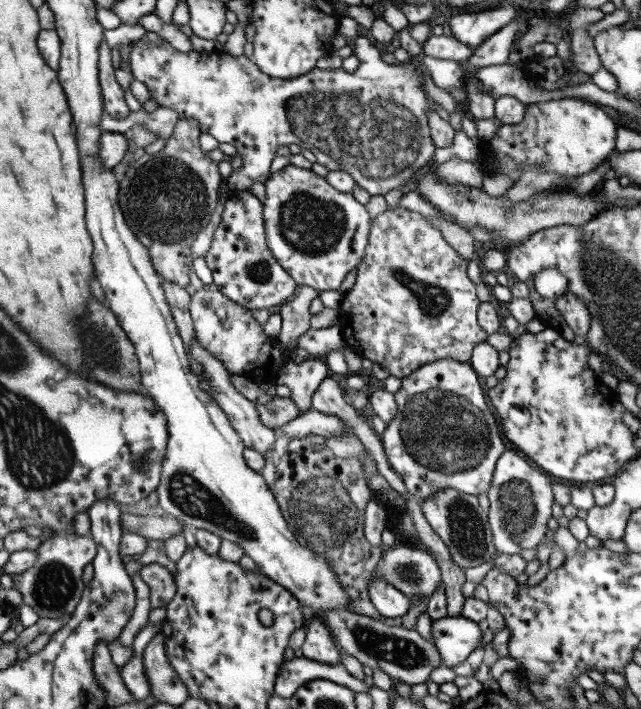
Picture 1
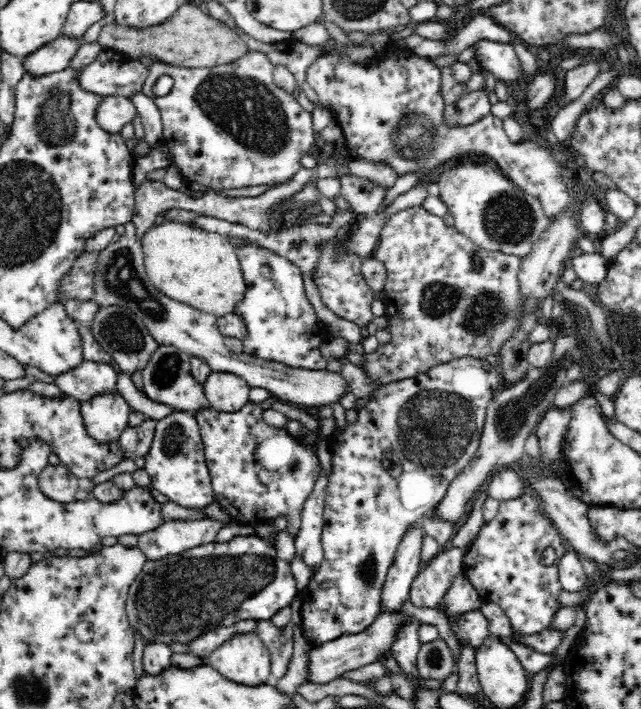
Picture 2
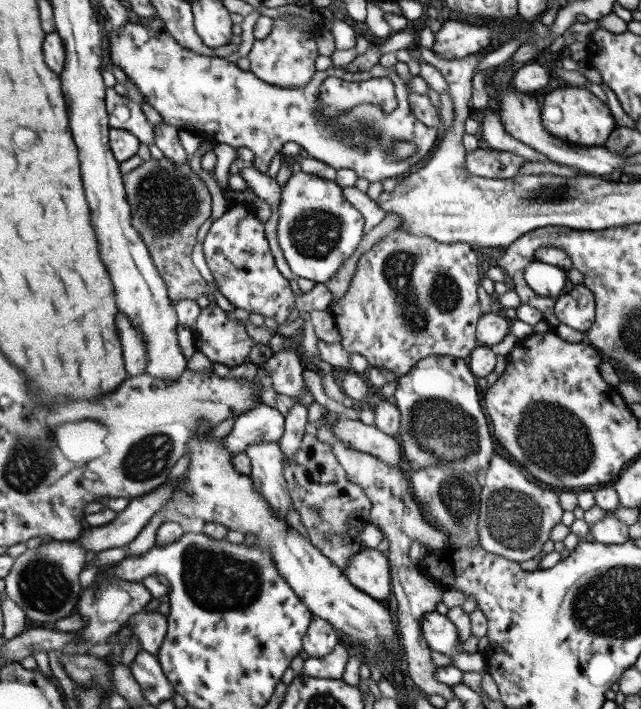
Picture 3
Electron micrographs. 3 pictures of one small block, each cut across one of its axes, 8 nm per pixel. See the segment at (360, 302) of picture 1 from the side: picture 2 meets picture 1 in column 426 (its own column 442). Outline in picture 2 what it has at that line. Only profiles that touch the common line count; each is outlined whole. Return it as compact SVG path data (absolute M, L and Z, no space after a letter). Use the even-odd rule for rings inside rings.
M415 206L407 210L402 210L394 214L380 230L380 240L372 252L372 258L379 260L384 264L387 270L386 284L382 298L384 306L386 306L385 316L388 320L387 329L391 334L391 340L384 344L379 344L376 351L369 355L363 354L364 362L361 369L374 382L380 382L385 385L391 382L404 380L405 378L414 378L418 374L424 374L433 366L450 362L451 360L462 357L474 357L478 359L486 359L488 355L497 355L500 347L512 336L512 331L519 325L519 320L523 317L525 306L523 302L525 298L521 296L519 280L517 277L521 258L516 255L508 255L501 252L492 252L484 250L476 246L467 236L460 234L455 226L447 226L442 217L434 216L424 209L424 206Z

